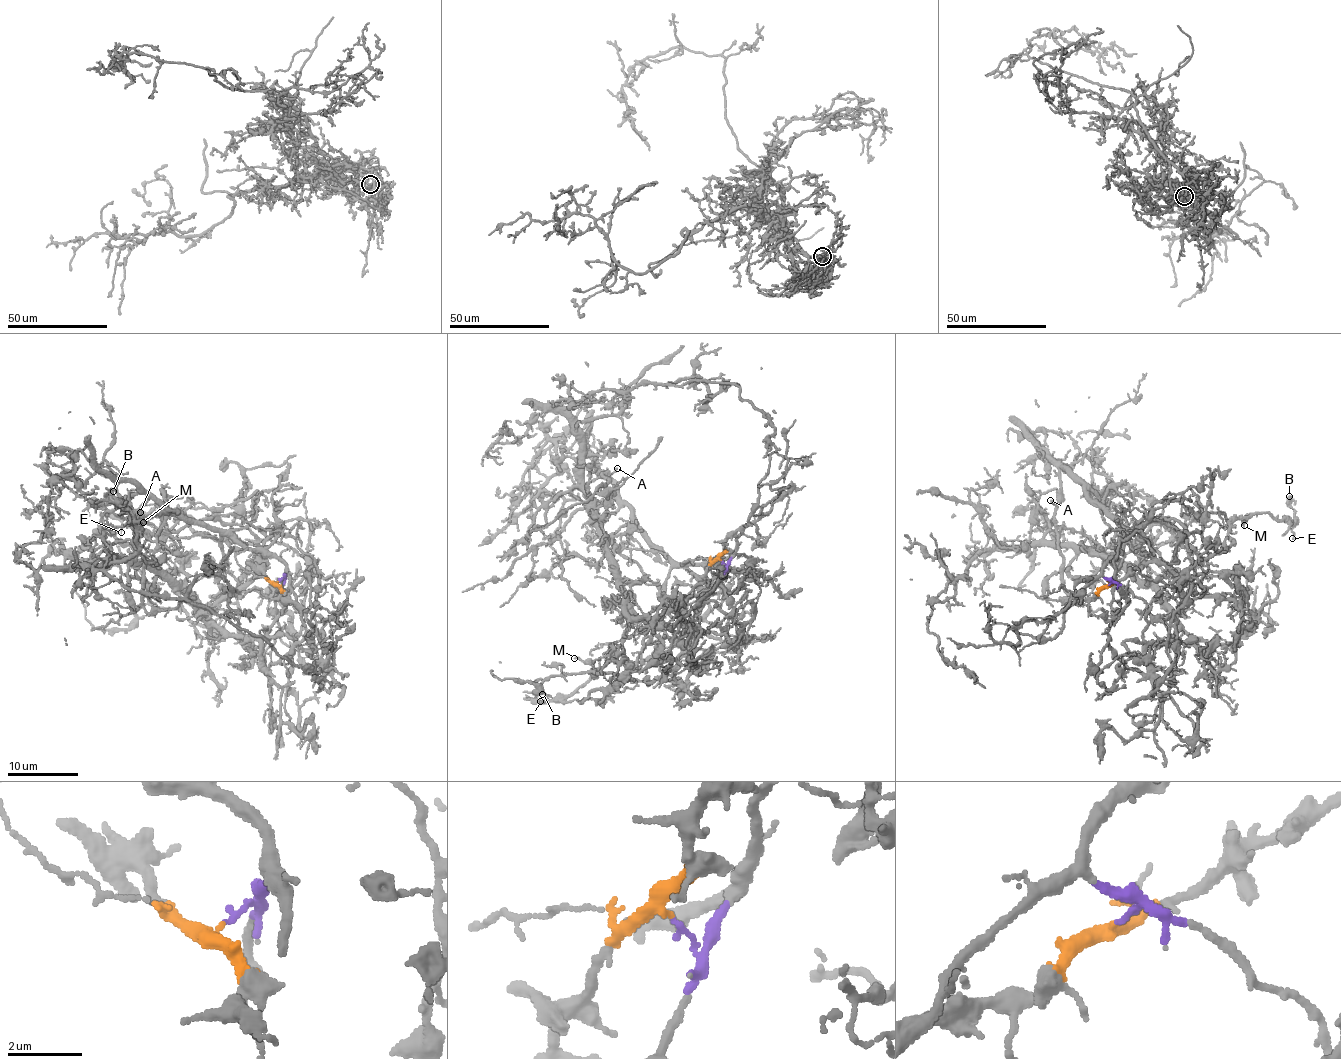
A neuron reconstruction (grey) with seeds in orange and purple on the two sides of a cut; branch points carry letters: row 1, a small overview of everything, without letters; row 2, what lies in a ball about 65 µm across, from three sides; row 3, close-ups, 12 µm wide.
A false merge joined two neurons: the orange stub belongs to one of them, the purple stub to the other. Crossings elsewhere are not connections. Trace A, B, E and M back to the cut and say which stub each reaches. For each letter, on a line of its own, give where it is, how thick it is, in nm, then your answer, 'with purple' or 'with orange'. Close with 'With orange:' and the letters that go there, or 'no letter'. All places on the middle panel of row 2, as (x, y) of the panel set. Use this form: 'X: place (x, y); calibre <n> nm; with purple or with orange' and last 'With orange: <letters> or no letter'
A: place (617, 468); calibre 110 nm; with purple
B: place (542, 694); calibre 320 nm; with orange
E: place (540, 701); calibre 120 nm; with orange
M: place (574, 658); calibre 120 nm; with orange
With orange: B, E, M

